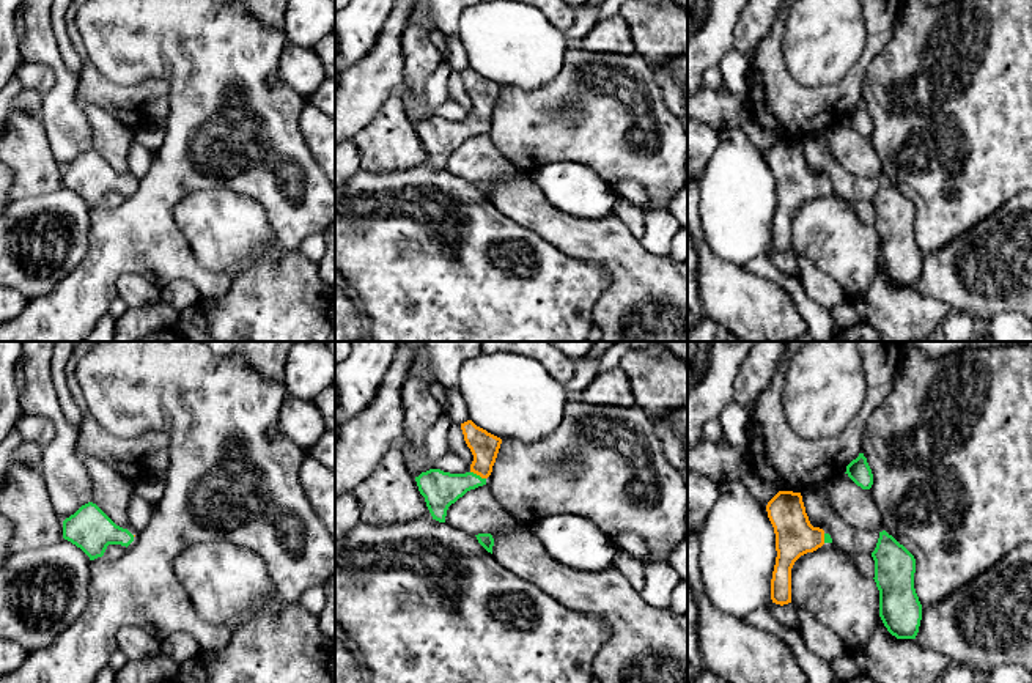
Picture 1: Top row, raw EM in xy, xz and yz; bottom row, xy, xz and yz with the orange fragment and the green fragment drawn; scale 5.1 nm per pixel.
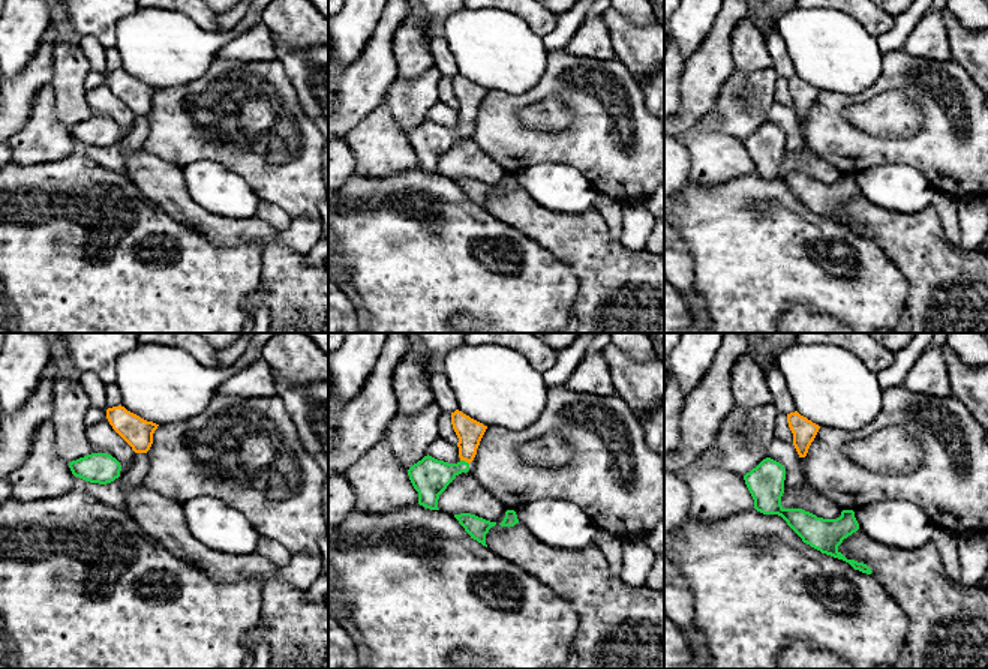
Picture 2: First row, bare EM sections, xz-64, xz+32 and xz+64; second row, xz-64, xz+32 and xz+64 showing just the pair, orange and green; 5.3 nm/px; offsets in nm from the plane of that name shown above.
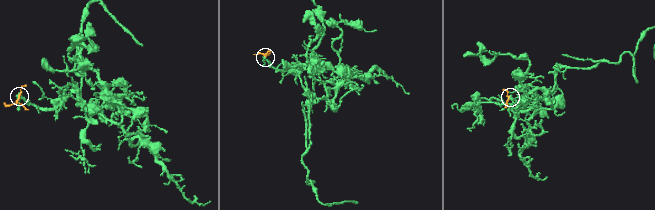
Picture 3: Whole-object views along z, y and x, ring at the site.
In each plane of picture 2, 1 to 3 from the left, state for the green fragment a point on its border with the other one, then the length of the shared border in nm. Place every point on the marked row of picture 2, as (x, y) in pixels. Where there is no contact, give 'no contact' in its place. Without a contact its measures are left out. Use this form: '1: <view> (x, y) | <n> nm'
1: no contact
2: xz+32 (465, 461) | 50 nm
3: no contact

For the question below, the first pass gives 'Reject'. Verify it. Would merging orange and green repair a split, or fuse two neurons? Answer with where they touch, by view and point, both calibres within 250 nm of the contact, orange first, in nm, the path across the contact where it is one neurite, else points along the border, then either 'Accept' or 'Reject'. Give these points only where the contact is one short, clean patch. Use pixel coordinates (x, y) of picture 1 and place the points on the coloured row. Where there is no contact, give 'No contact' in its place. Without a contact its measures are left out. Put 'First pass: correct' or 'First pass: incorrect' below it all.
Touches orange at xz (479, 474). Thickness 140 nm (orange) against 180 nm. Path across: xz (483, 446), (483, 463), (479, 474), (471, 480), (439, 488). Accept
First pass: incorrect

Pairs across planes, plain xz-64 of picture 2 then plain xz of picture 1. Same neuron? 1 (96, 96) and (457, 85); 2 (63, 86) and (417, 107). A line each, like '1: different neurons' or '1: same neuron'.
1: same neuron
2: same neuron

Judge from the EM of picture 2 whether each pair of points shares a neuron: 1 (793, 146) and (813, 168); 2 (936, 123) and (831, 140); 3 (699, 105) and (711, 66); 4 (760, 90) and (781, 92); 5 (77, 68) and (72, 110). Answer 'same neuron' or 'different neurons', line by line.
1: different neurons
2: same neuron
3: same neuron
4: different neurons
5: same neuron

